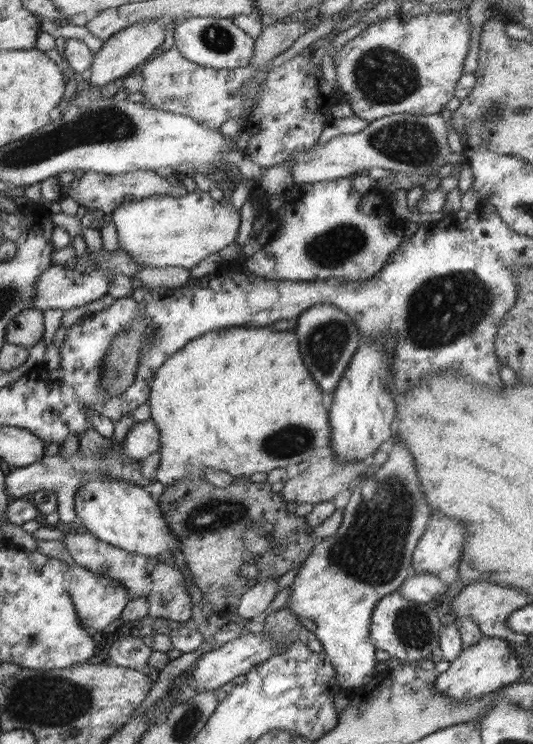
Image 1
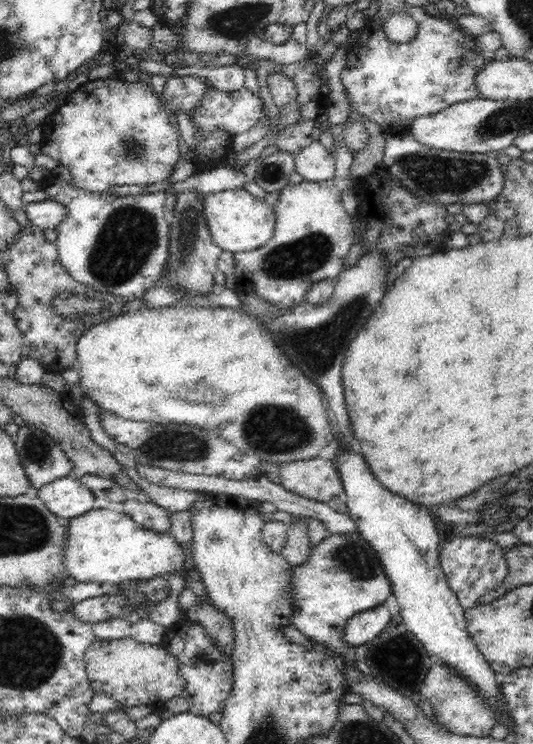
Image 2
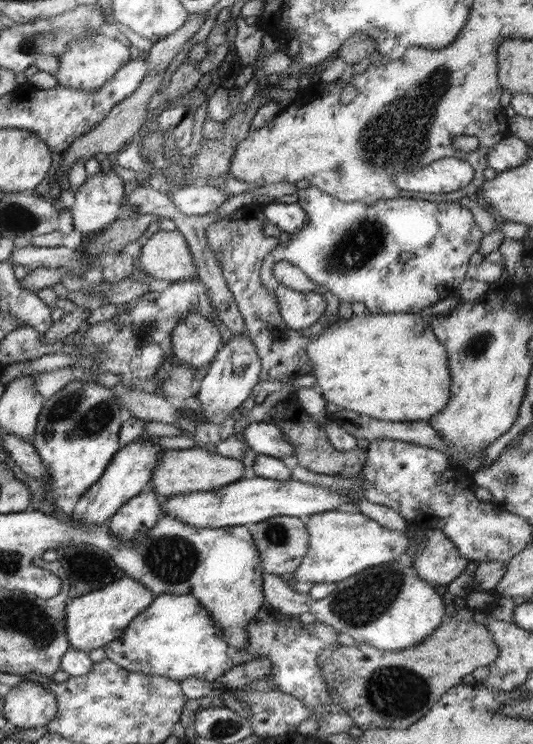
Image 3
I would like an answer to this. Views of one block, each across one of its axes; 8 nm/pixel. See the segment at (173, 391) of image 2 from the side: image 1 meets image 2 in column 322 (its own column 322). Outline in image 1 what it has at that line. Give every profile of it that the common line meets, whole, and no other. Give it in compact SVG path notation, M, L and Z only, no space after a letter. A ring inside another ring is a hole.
M236 327L221 328L192 340L182 350L168 358L161 368L156 370L154 378L150 383L150 405L151 419L159 430L160 437L160 464L157 469L156 481L166 485L174 485L178 481L188 477L192 473L201 473L202 469L214 468L226 472L232 477L250 478L256 473L269 473L277 468L285 468L291 464L298 465L301 462L309 462L310 456L318 448L324 448L331 444L331 428L329 425L328 400L322 393L319 384L314 381L306 365L302 362L302 356L298 352L298 338L295 332L276 332L269 327Z

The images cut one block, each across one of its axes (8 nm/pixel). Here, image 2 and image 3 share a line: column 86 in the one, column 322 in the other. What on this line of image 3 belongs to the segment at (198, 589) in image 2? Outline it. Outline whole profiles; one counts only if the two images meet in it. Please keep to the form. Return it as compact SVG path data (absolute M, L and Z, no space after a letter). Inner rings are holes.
M331 510L310 515L306 519L309 543L307 551L293 572L296 582L340 582L371 566L396 560L402 554L410 554L412 542L405 532L382 527L361 512Z

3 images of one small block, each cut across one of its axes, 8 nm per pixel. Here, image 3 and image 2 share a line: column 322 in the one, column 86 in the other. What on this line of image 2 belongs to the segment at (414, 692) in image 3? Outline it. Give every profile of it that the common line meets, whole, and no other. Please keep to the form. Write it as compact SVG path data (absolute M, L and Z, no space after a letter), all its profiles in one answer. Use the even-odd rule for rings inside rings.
M133 638L102 640L96 639L84 653L85 669L94 694L108 694L123 706L149 705L159 709L167 700L181 696L185 680L180 676L177 658L168 654L160 644L140 643Z

